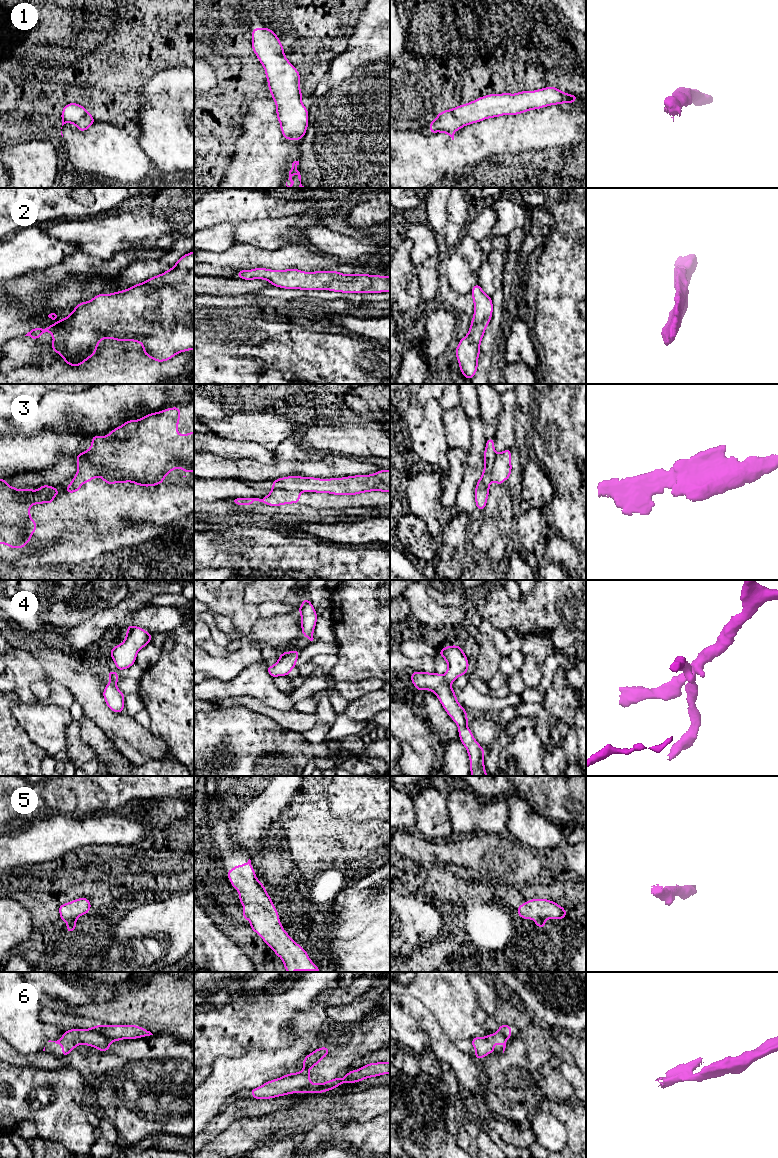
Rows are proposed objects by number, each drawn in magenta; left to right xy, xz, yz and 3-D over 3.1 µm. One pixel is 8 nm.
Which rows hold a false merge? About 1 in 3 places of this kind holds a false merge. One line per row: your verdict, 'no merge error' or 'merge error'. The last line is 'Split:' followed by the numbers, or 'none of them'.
1: no merge error
2: no merge error
3: merge error
4: merge error
5: no merge error
6: merge error
Split: 3, 4, 6

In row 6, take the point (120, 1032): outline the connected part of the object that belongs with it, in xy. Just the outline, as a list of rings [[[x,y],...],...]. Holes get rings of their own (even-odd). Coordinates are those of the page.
[[[97,1025],[91,1030],[100,1031],[108,1038],[112,1039],[136,1039],[153,1035],[150,1031],[136,1025]]]

